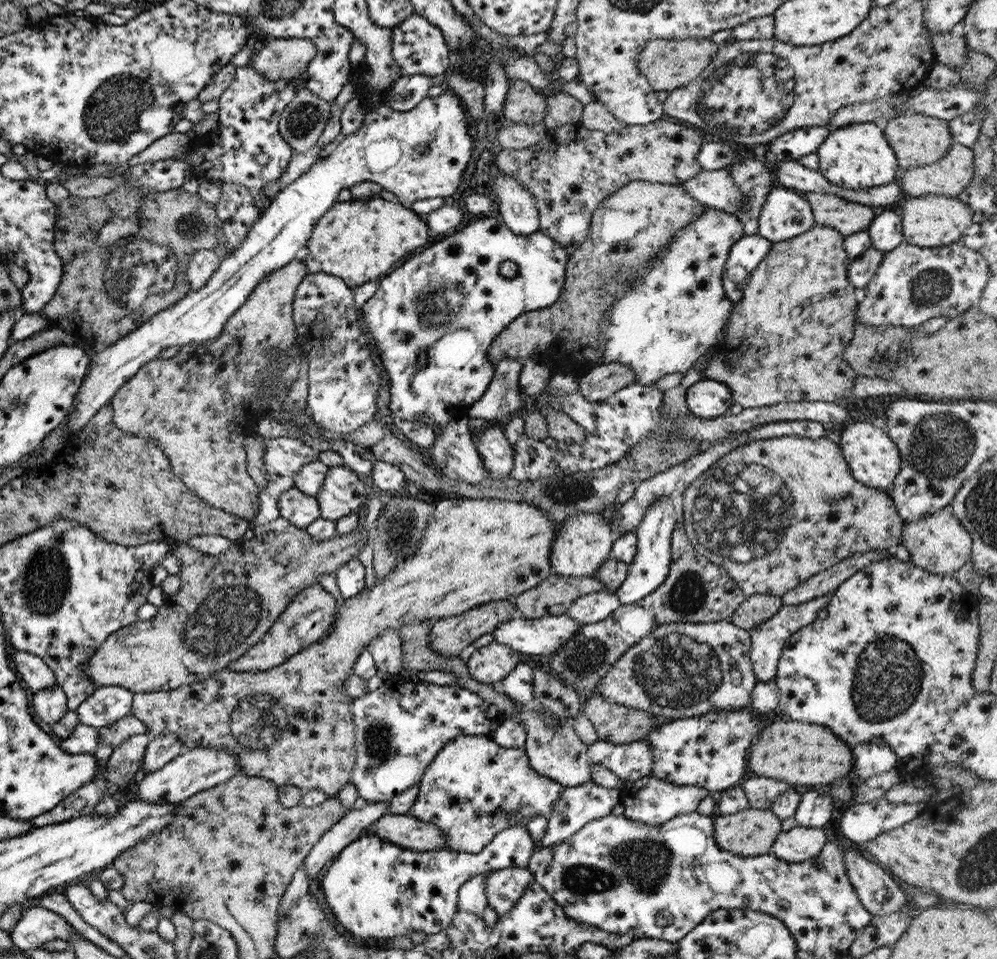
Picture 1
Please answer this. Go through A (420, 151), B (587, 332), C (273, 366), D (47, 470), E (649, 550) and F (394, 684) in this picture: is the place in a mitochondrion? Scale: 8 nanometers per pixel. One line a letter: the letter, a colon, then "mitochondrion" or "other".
A: mitochondrion
B: other
C: mitochondrion
D: other
E: other
F: other

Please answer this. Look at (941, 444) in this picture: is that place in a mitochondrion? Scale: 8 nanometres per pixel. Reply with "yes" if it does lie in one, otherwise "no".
yes

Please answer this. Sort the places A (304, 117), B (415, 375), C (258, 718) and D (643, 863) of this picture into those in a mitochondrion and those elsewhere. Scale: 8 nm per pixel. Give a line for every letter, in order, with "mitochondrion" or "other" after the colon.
A: mitochondrion
B: other
C: mitochondrion
D: mitochondrion

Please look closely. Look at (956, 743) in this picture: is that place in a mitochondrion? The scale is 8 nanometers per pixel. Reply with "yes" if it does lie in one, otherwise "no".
no

